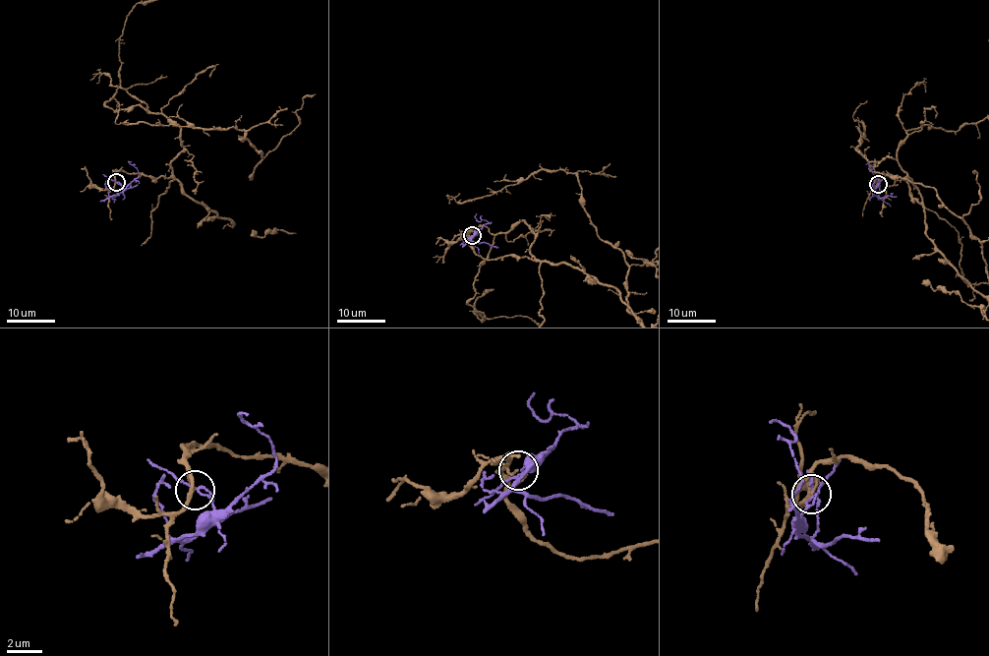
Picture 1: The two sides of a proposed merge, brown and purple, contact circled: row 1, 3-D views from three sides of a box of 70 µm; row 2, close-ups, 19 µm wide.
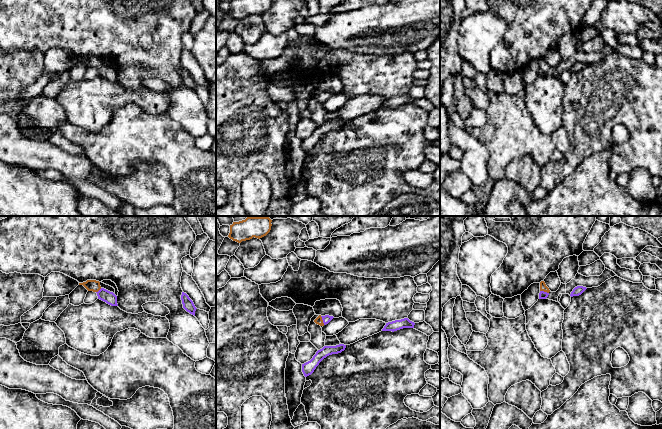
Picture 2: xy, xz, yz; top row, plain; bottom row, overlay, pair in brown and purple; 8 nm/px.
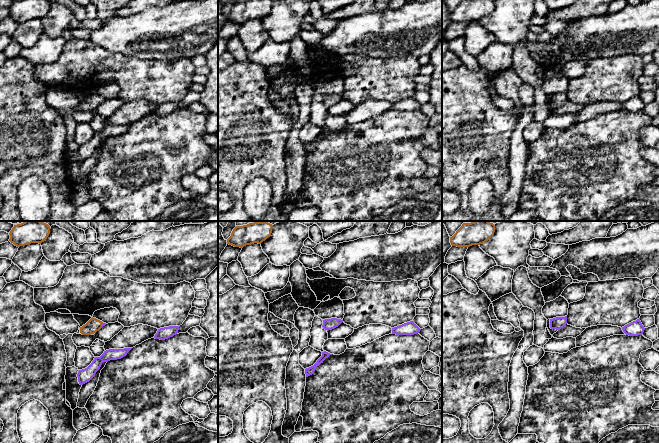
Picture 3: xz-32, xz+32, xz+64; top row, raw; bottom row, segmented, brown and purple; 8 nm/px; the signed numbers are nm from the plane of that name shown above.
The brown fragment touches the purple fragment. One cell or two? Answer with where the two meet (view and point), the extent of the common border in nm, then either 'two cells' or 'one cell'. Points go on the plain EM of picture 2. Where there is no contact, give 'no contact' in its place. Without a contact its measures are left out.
xz (322, 96) | 80 nm | two cells

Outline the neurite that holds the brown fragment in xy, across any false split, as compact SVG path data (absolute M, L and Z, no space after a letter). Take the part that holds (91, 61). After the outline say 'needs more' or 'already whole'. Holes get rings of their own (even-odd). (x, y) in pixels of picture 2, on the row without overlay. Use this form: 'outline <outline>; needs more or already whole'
outline M87 56L86 58L79 59L83 61L88 67L98 68L101 65L100 58L96 56Z; already whole

